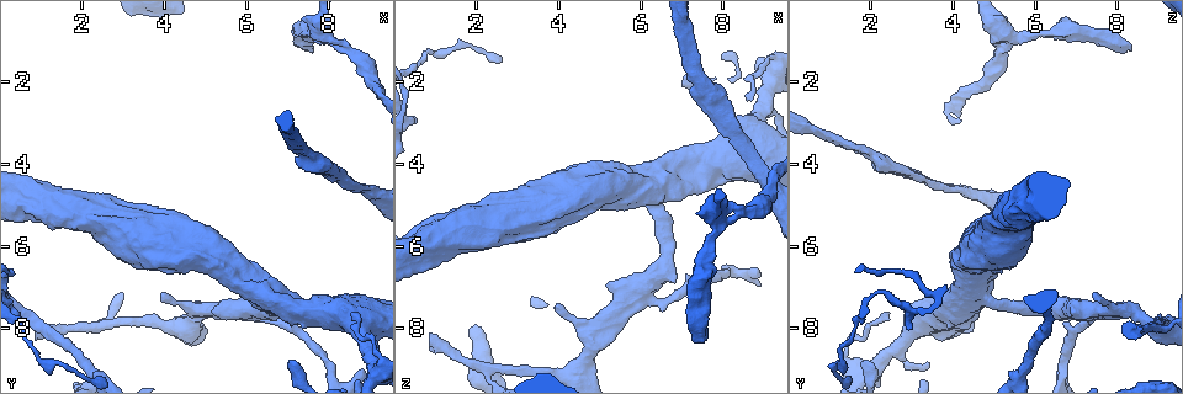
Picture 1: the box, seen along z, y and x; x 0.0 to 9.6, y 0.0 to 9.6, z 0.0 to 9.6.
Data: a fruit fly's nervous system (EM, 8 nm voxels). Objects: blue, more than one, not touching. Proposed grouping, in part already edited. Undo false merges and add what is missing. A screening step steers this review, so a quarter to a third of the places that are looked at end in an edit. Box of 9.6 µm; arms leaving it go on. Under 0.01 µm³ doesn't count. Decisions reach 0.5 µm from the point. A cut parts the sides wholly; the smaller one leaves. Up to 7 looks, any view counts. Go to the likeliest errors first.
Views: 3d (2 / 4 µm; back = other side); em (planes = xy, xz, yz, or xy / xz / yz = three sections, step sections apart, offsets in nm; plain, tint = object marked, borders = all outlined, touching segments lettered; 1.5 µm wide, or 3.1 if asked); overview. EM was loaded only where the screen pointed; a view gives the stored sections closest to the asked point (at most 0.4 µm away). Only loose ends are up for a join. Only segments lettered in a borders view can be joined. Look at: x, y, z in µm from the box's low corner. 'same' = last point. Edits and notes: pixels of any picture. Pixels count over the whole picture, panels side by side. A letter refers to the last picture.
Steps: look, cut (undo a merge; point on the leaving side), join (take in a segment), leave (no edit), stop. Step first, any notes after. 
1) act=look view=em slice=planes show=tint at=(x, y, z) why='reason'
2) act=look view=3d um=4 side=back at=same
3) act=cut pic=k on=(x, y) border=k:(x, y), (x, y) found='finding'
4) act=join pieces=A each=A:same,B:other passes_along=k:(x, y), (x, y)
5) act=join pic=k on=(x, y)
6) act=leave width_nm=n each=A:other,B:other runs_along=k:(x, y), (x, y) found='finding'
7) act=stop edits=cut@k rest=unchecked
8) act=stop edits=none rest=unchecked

act=look view=em slice=yz step=4 show=borders at=(7.55, 1.25, 8.45) why='an open end'

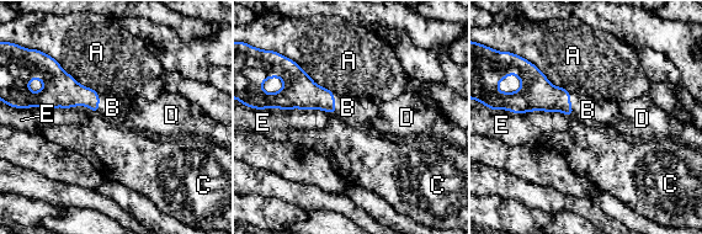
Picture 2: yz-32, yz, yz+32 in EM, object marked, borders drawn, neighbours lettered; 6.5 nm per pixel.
act=look view=em slice=planes show=borders at=same why='another direction'

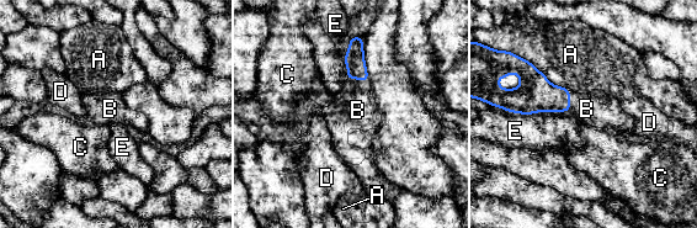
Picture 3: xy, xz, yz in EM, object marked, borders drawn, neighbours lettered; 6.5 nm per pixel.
act=join pieces=B each=A:other,B:same,C:other,D:other,E:other passes_along=3:(536, 94), (570, 109), (586, 109) found='it goes on there'

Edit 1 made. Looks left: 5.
act=look view=overview

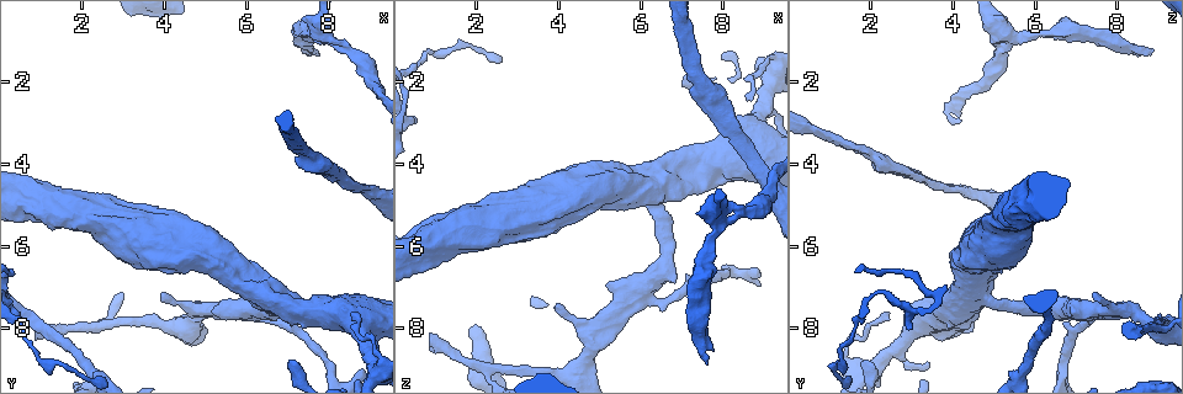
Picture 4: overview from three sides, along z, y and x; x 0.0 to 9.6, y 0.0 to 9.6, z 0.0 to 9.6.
act=look view=em slice=planes show=borders at=(8.75, 8.95, 6.75) why='long arm stops here'

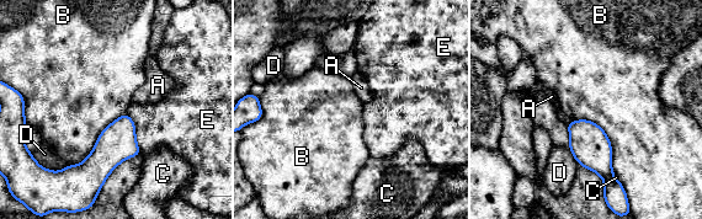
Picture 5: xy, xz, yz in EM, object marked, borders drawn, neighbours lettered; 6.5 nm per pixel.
act=leave each=A:other,B:other,C:other,D:other,E:other border=5:(570, 121), (604, 131), (615, 172) found='no lettered segment goes on from it'

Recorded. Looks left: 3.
act=look view=em slice=planes show=plain at=(9.10, 4.75, 4.50) why='sudden change in width'

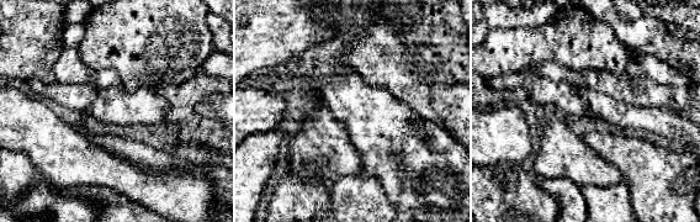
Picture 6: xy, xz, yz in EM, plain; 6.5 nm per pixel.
act=look view=em slice=planes show=tint at=same

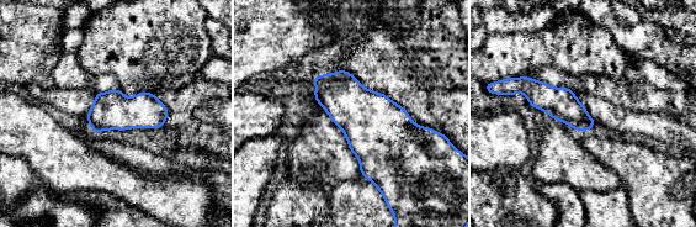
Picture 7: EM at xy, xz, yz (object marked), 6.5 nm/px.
act=look view=em slice=planes show=borders at=same why='see the neighbours'

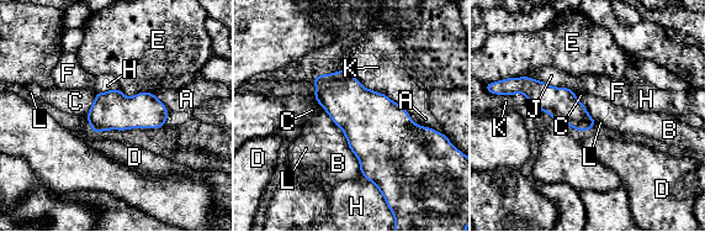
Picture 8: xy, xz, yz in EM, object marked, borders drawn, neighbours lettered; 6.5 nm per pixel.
act=leave width_nm=260 each=A:other,B:other,C:other,D:other,E:other,F:other,H:other,J:other,K:other,L:other border=8:(324, 111), (340, 128), (348, 143) found='one neuron here'

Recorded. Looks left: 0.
act=stop edits=join@3 rest=unchecked

